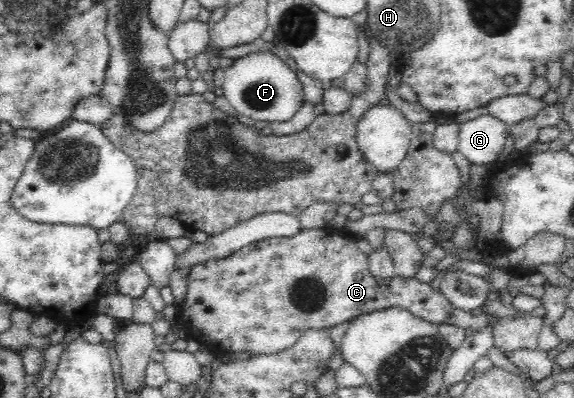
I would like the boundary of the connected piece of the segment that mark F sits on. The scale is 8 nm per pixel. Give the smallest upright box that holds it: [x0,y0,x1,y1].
[221,52,305,122]

